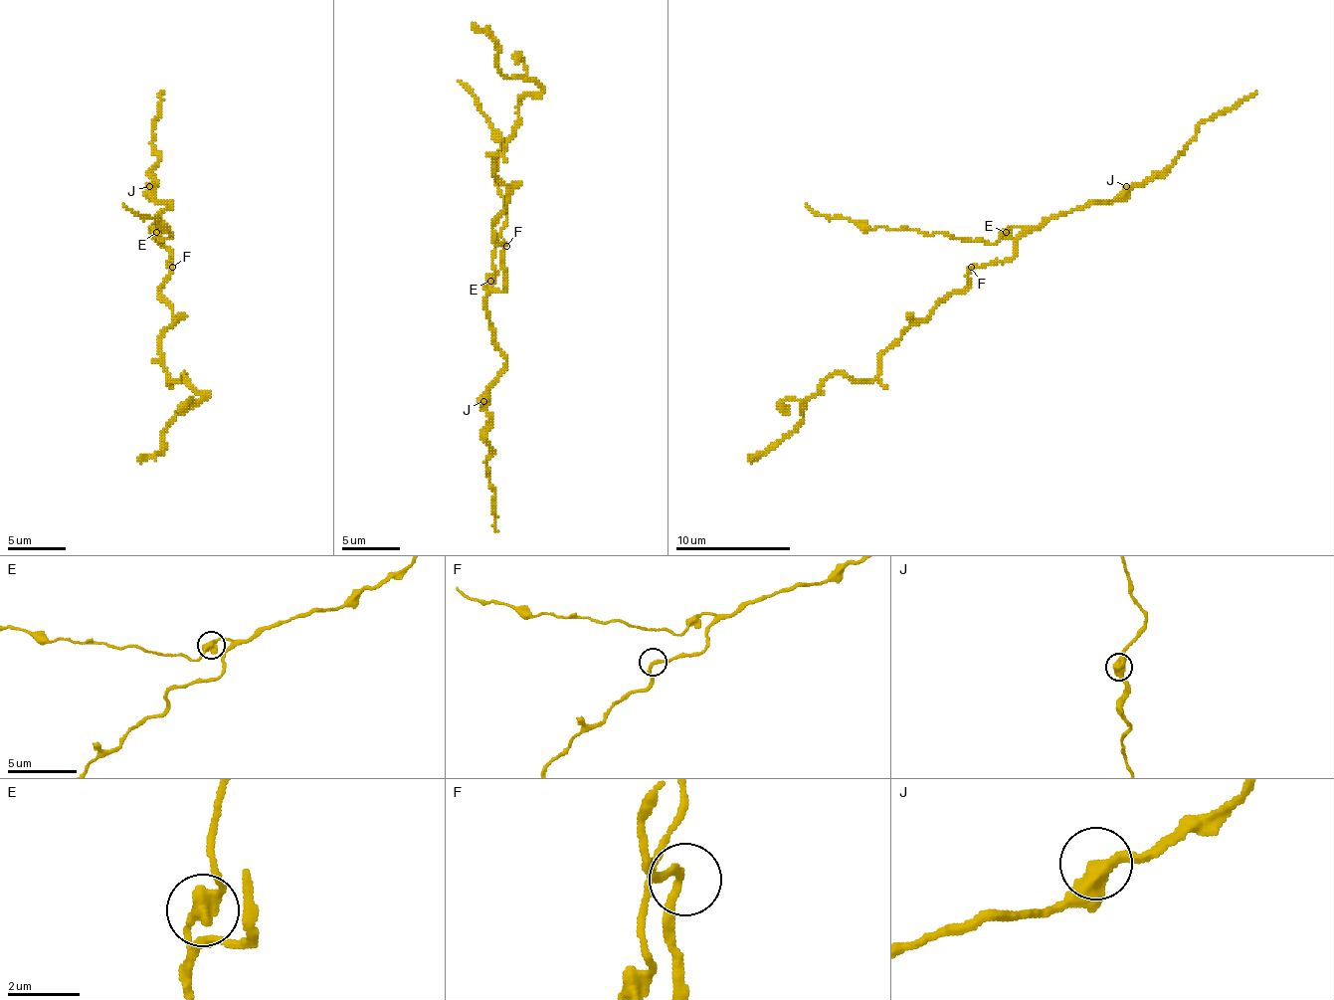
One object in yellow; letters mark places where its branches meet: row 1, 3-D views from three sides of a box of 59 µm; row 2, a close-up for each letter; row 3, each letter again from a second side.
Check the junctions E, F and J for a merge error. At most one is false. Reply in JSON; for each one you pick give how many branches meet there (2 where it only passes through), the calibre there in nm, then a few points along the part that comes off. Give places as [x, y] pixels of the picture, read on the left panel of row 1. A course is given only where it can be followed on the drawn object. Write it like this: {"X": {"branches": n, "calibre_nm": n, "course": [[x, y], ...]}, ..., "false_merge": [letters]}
{"E": {"branches": 2, "calibre_nm": 440, "course": [[155, 233], [158, 244], [172, 233], [123, 204]]}, "false_merge": ["E"]}

